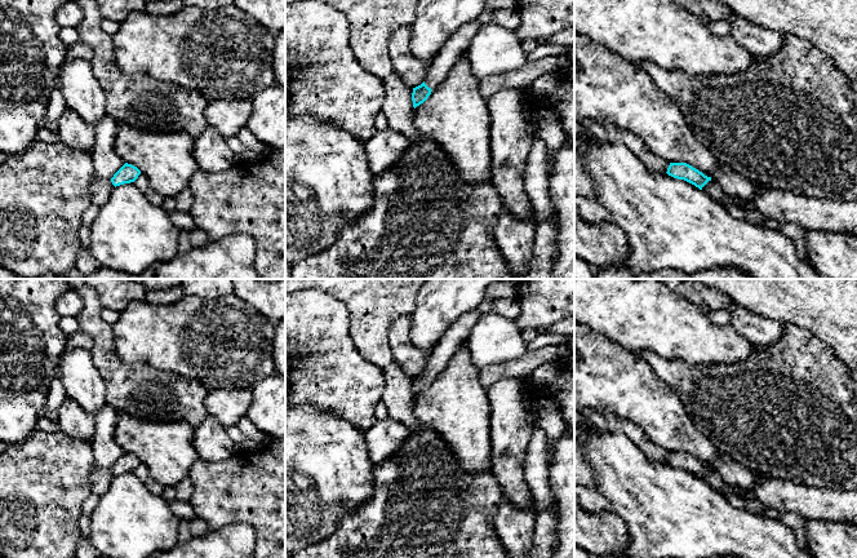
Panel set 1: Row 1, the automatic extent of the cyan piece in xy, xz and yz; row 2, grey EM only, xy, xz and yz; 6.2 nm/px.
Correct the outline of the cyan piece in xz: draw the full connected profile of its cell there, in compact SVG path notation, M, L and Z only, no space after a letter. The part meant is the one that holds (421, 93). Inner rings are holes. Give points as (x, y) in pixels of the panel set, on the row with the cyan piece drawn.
M476 21L469 22L461 26L447 40L444 46L431 62L425 81L421 85L413 88L412 101L414 108L423 103L428 98L431 92L444 81L444 79L448 76L449 71L457 62L458 57L469 49L469 45L479 28L480 25Z

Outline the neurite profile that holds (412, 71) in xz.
M410 27L398 28L388 40L391 72L405 85L416 88L425 81L430 62L416 58L409 46Z

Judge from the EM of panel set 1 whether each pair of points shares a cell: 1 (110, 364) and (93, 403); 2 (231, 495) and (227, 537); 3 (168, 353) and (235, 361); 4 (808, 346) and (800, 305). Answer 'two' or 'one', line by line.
1: two
2: two
3: one
4: two

